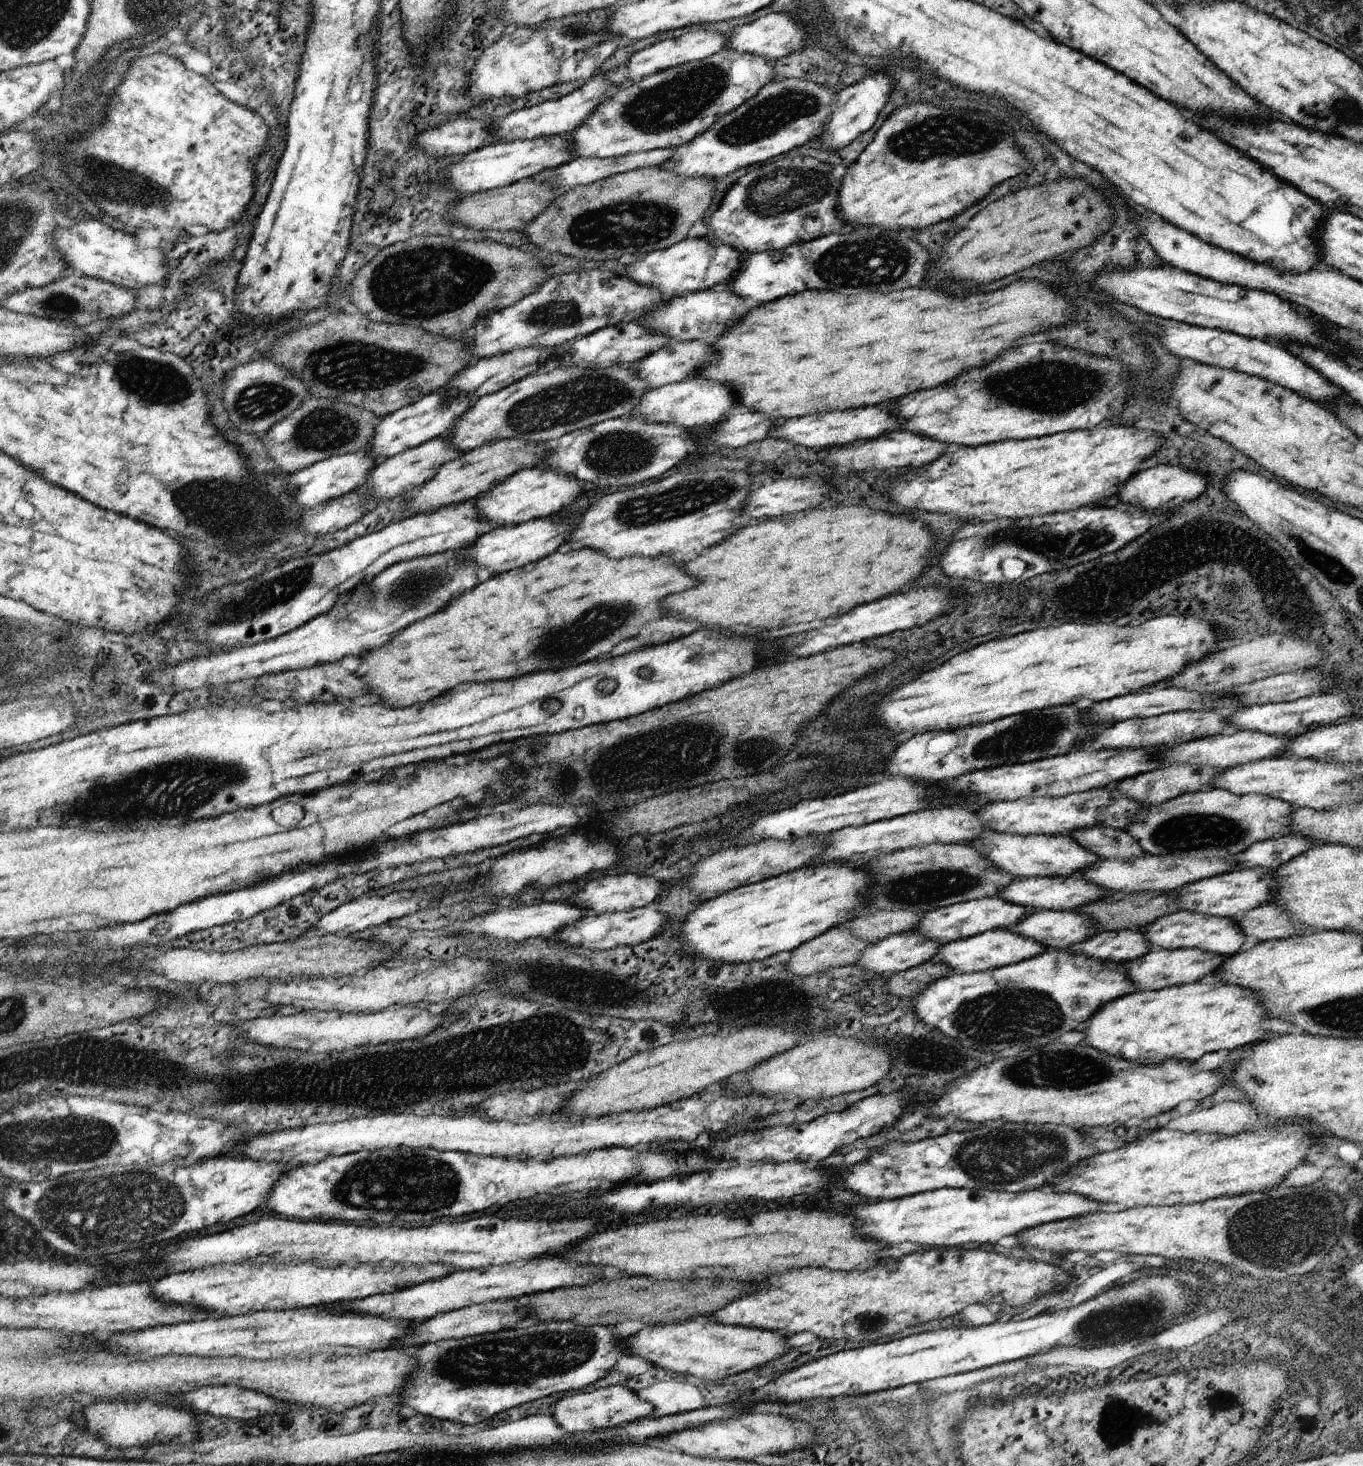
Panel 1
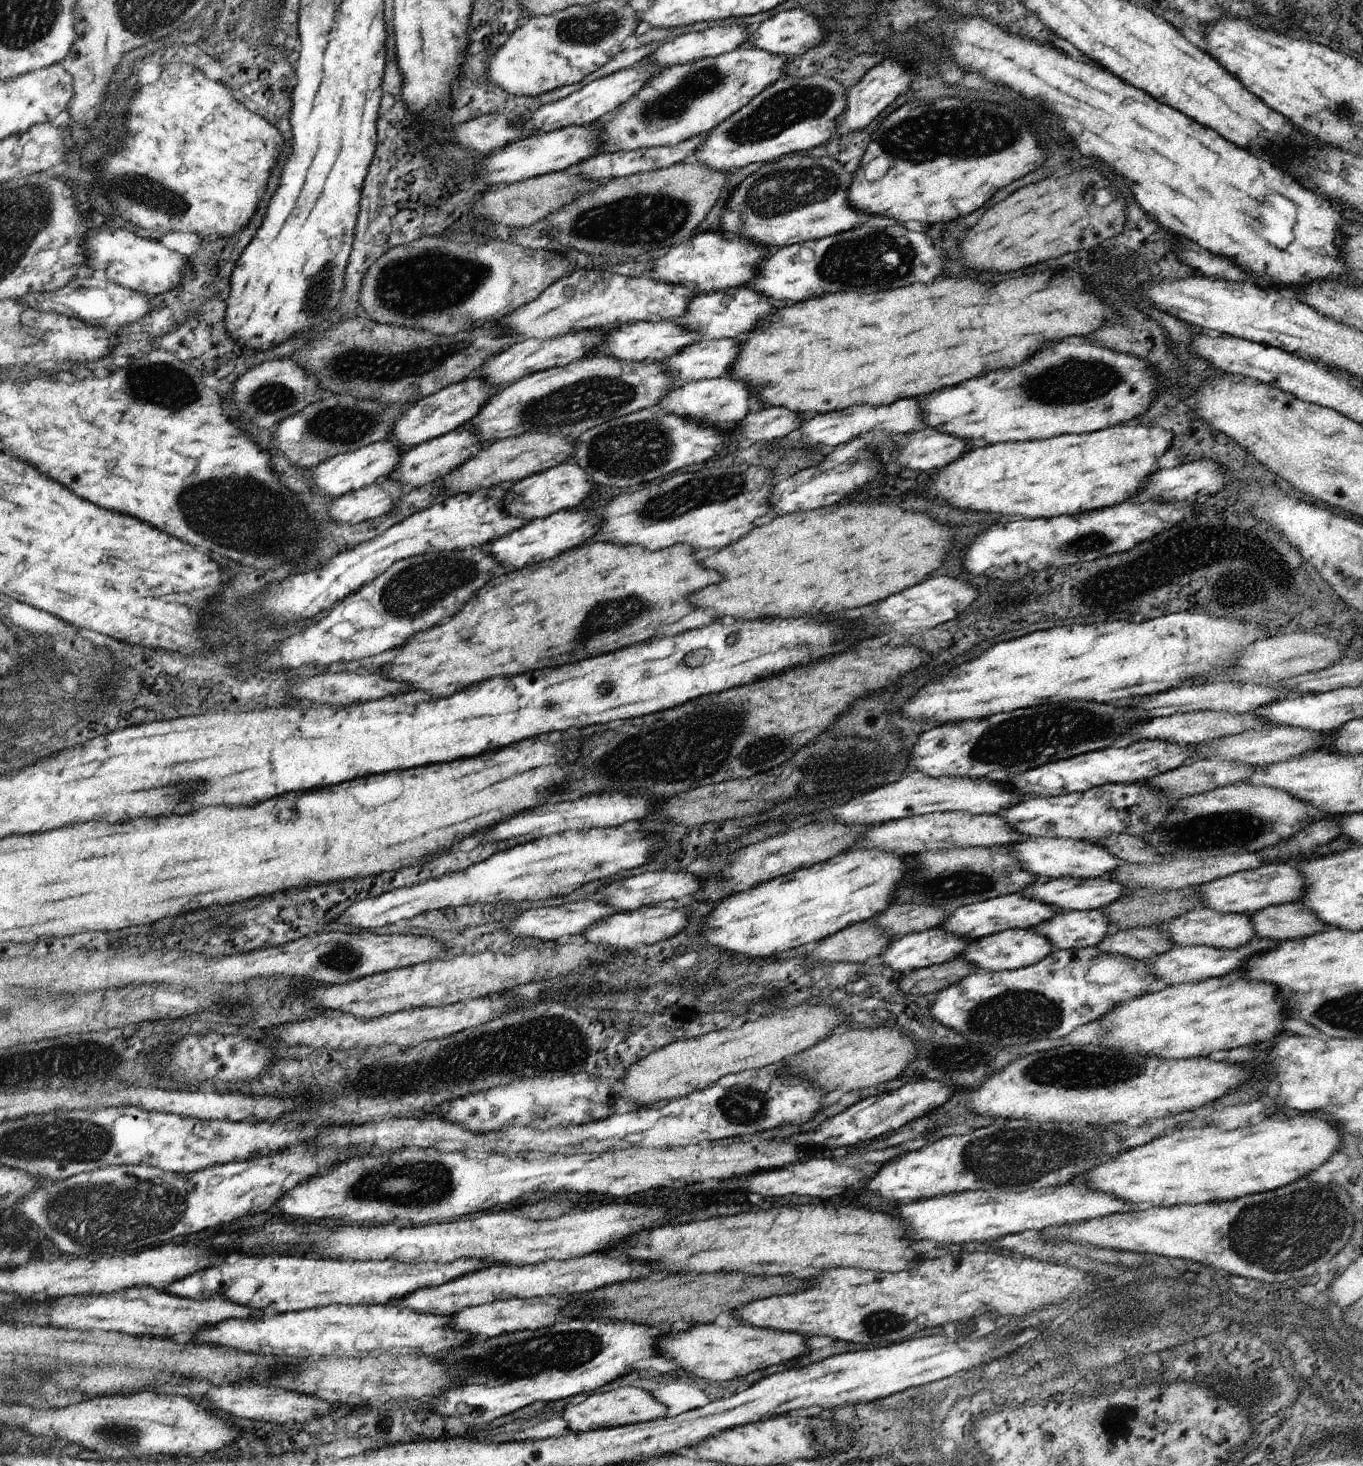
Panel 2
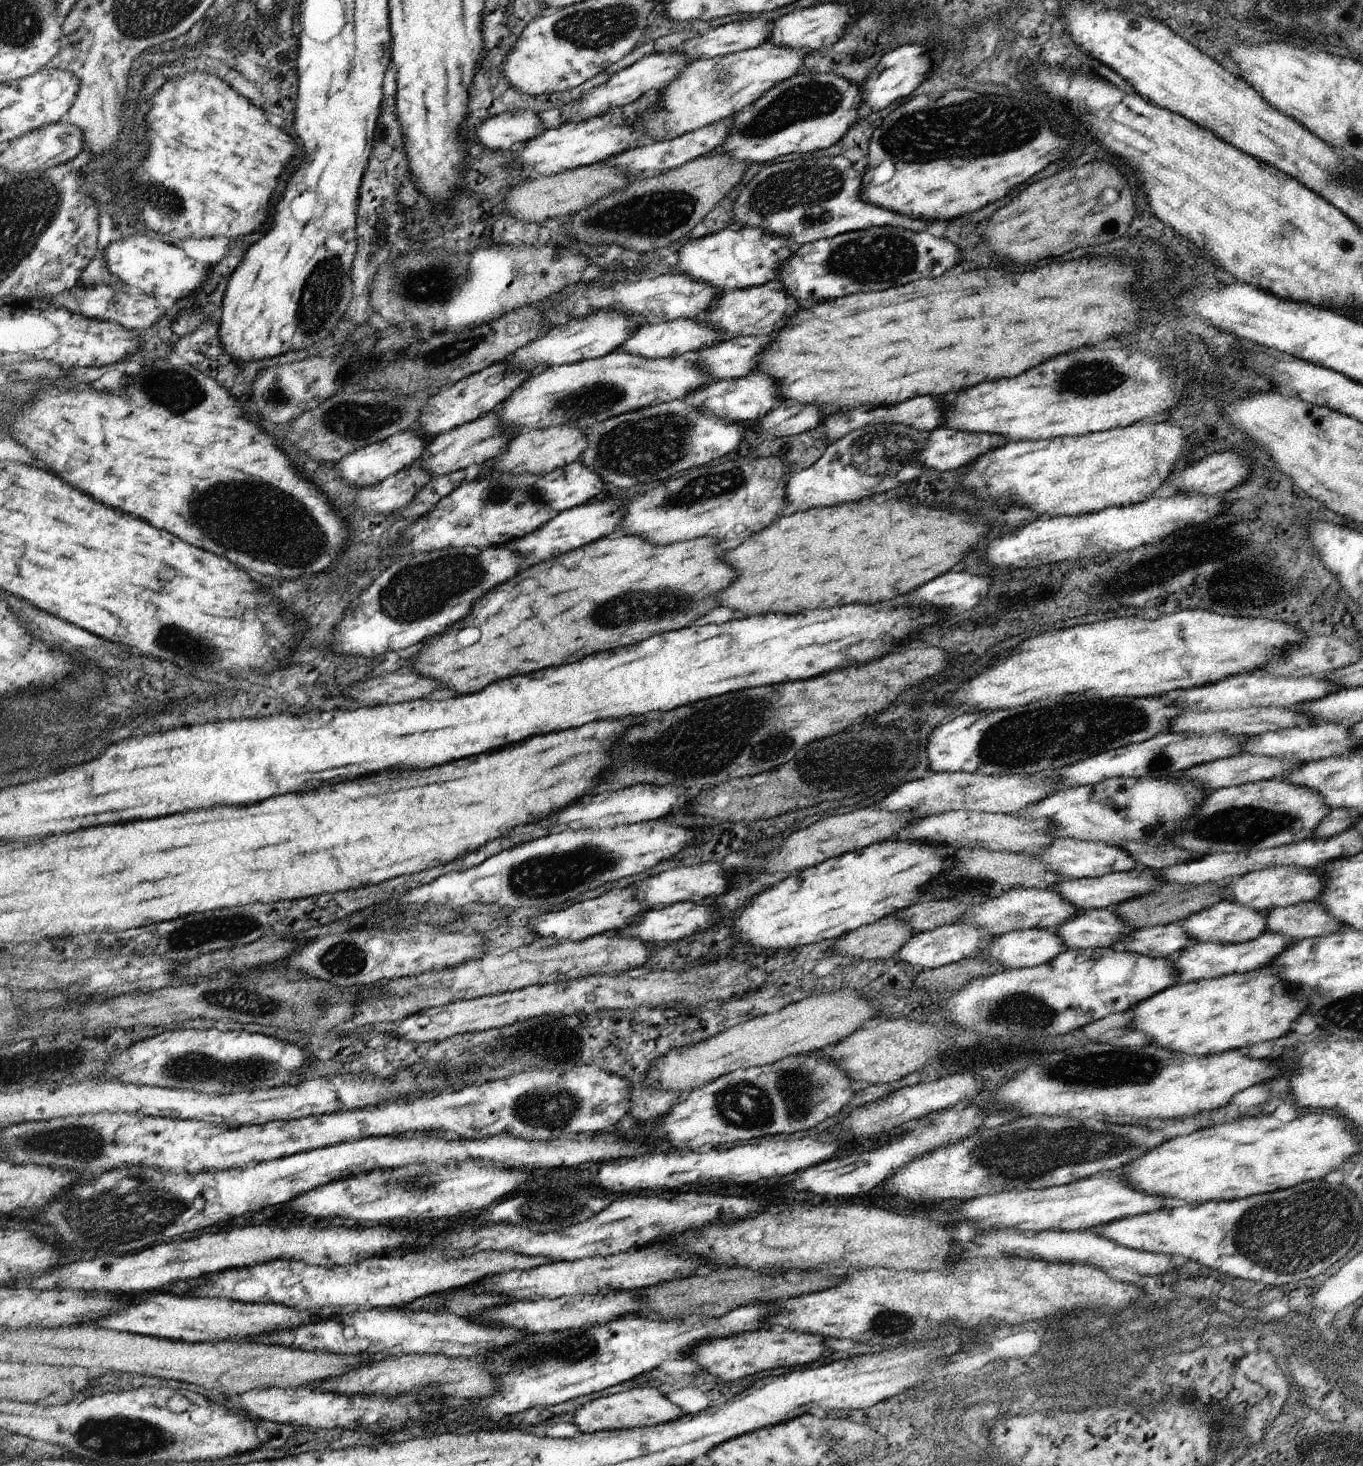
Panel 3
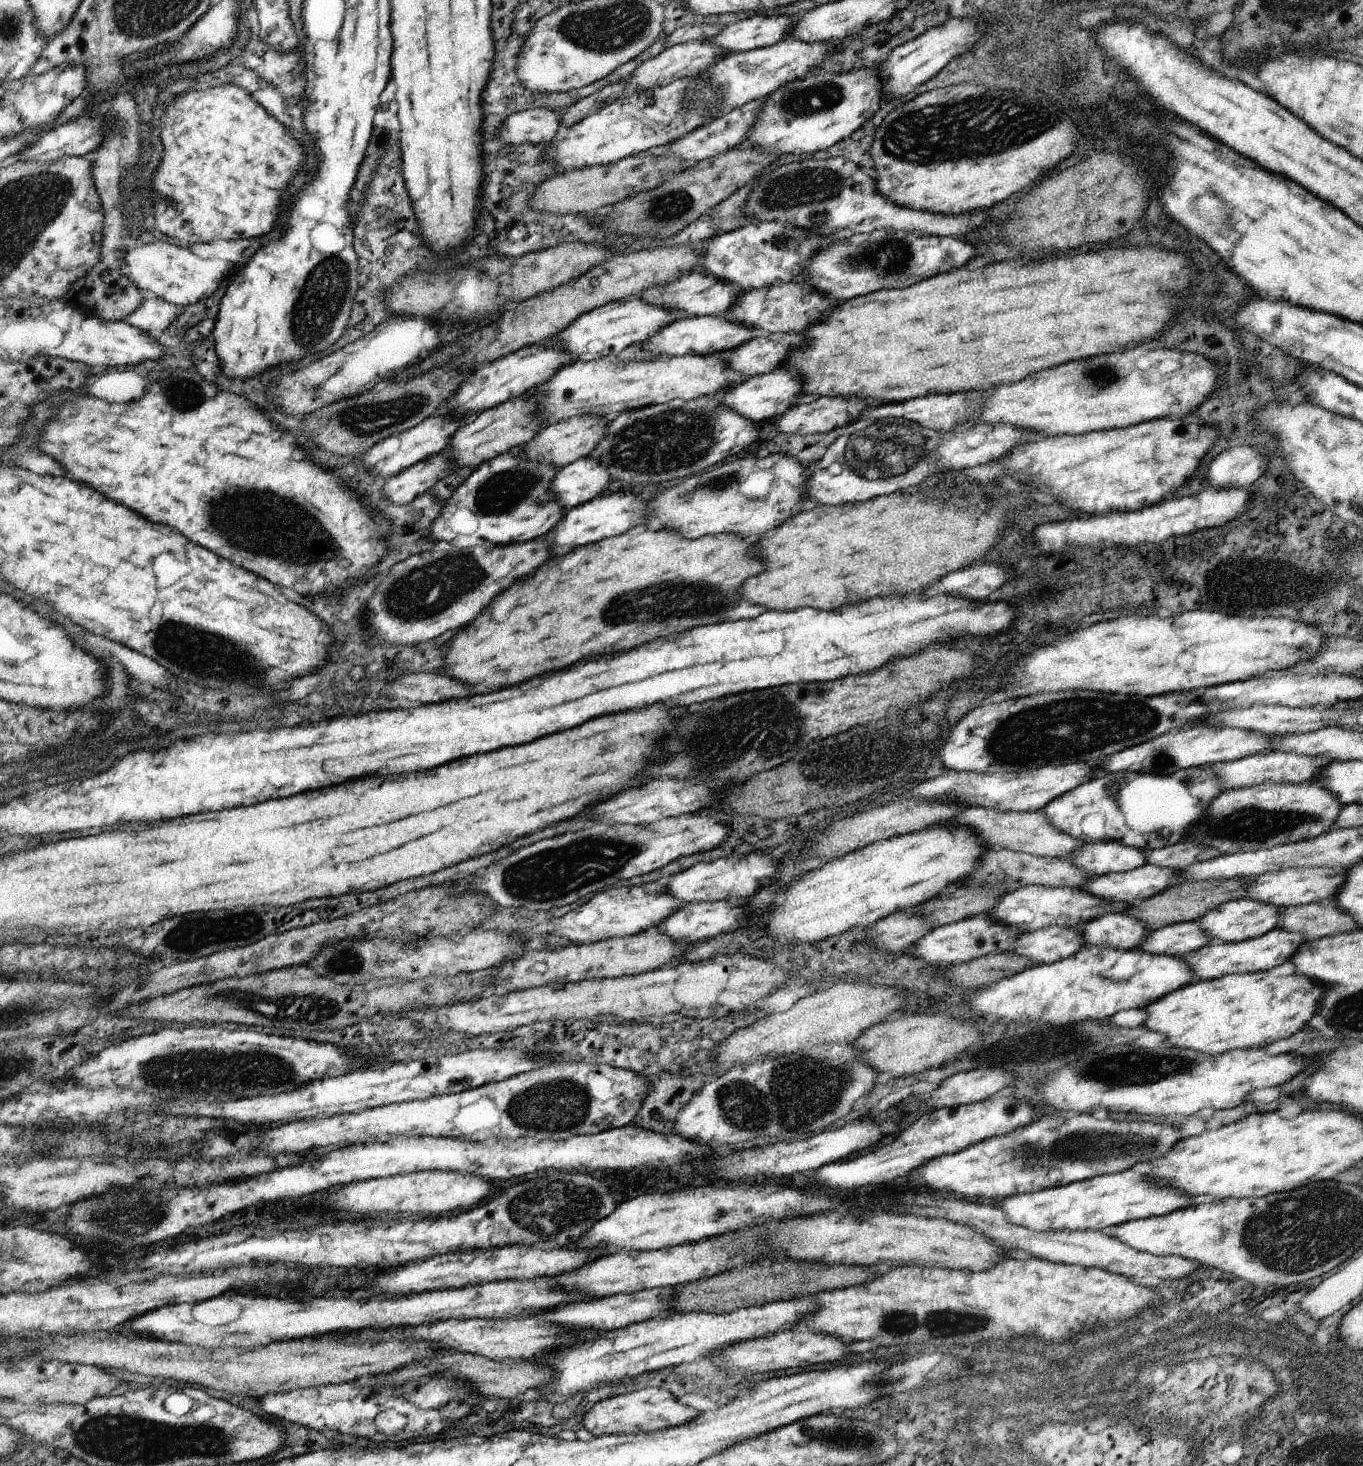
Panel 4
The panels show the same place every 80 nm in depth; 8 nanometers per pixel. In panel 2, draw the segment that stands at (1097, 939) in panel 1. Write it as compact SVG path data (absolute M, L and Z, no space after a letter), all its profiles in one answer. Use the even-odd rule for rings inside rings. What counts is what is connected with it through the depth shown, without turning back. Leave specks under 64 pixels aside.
M1133 927L1122 931L1113 929L1098 945L1107 953L1149 962L1171 946L1154 927Z

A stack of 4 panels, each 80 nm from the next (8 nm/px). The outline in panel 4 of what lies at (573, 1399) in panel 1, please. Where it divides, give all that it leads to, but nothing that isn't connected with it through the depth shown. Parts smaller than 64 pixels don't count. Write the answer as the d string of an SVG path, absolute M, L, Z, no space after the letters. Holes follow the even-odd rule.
M646 1387L630 1394L618 1395L597 1401L580 1419L582 1428L594 1437L599 1435L636 1435L654 1433L671 1427L689 1423L697 1419L700 1412L690 1406L680 1404L669 1391L661 1388Z

